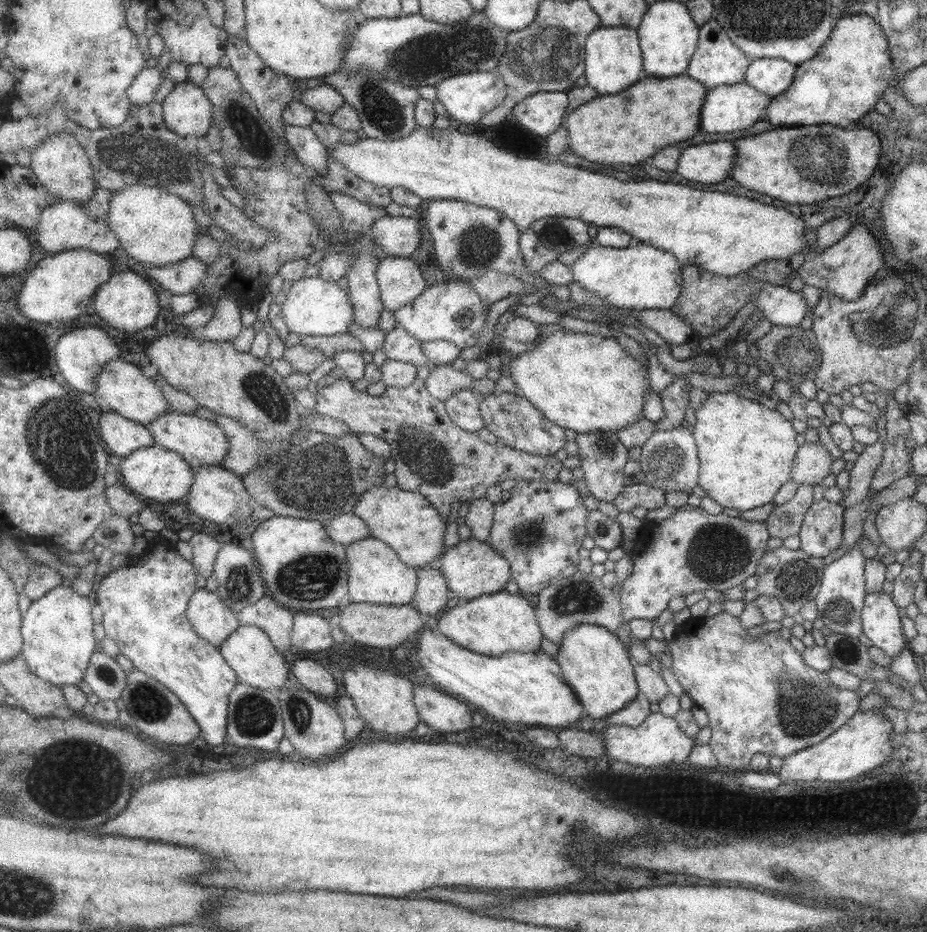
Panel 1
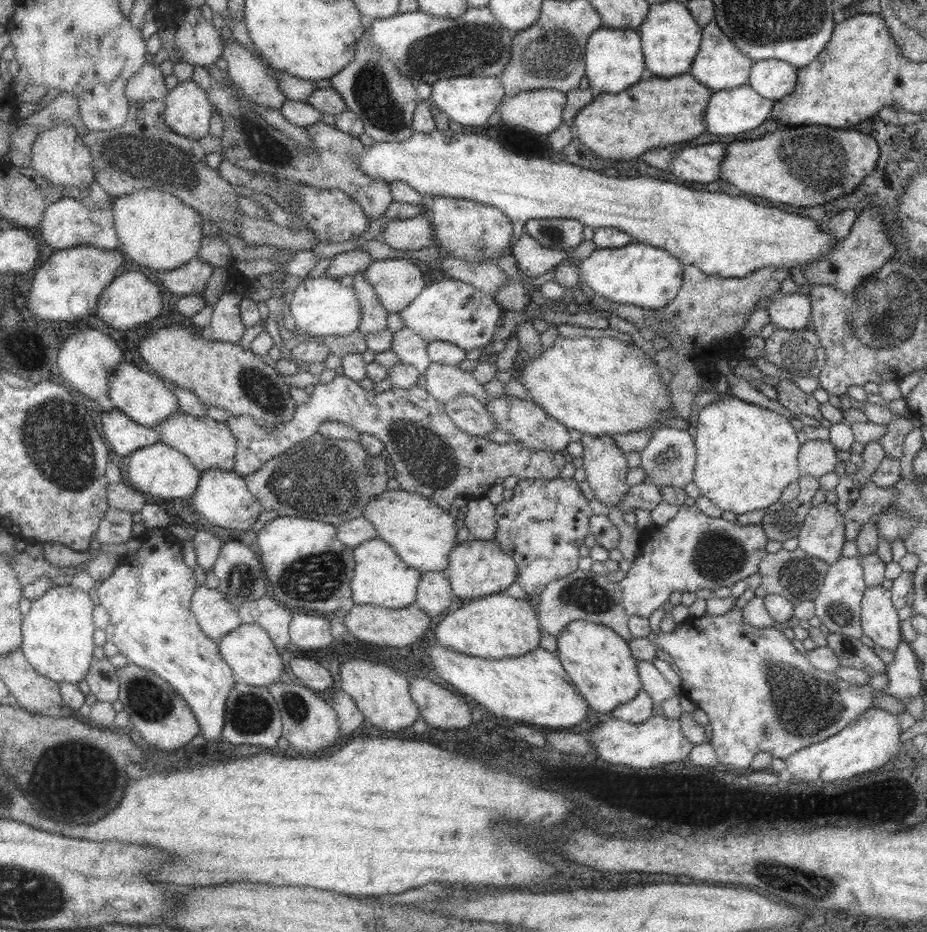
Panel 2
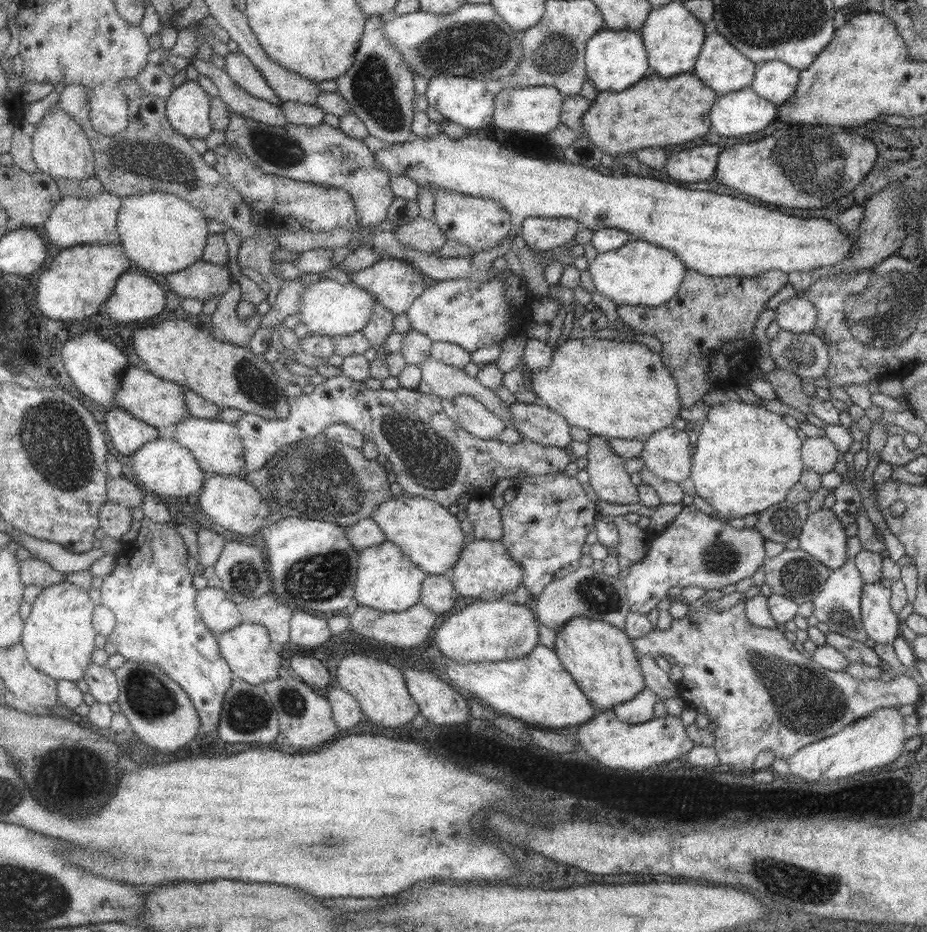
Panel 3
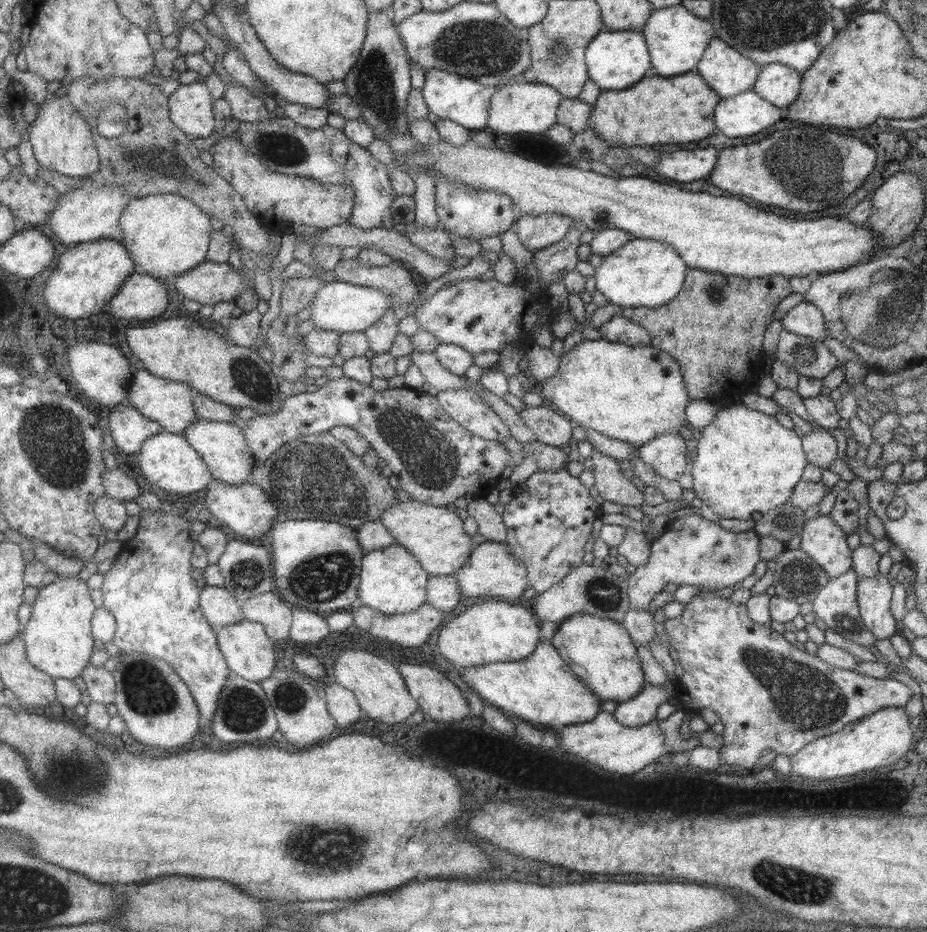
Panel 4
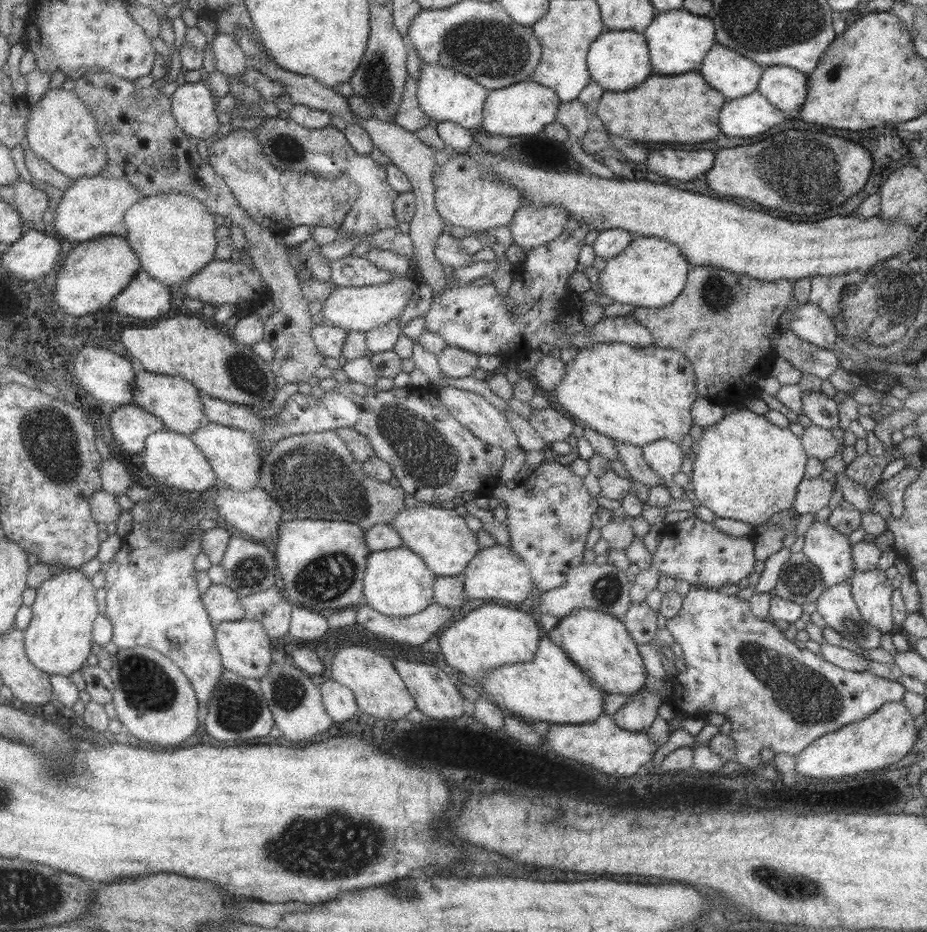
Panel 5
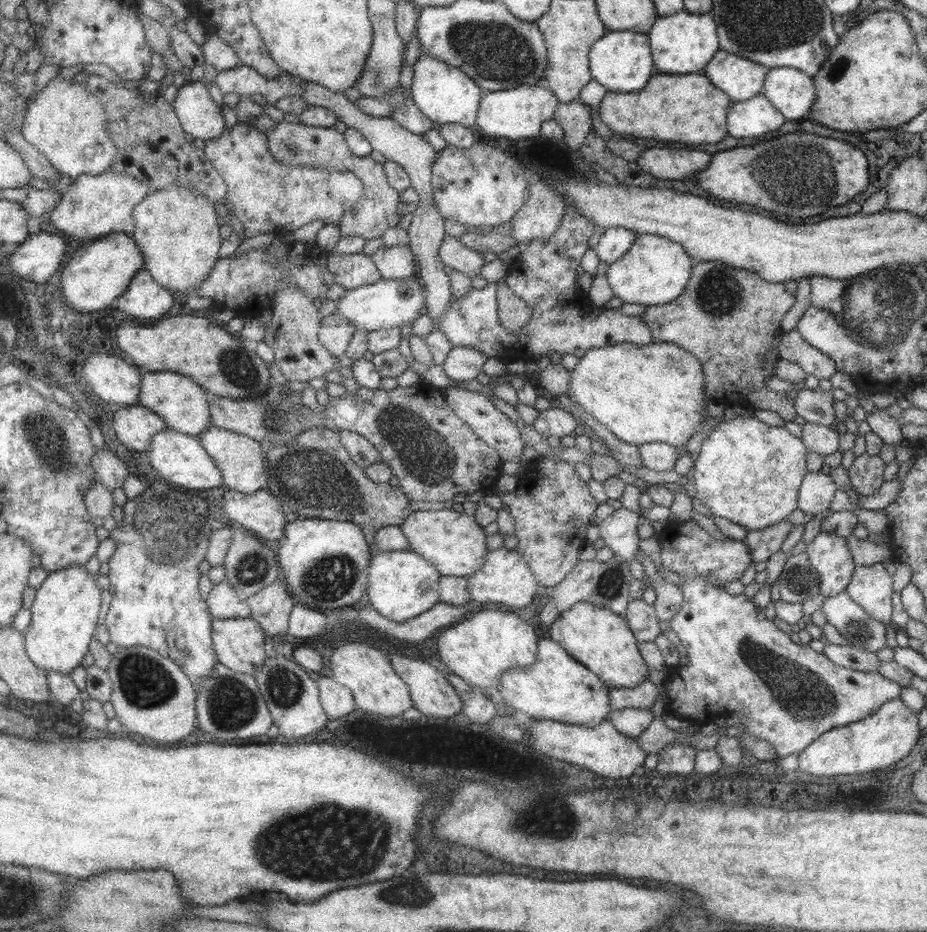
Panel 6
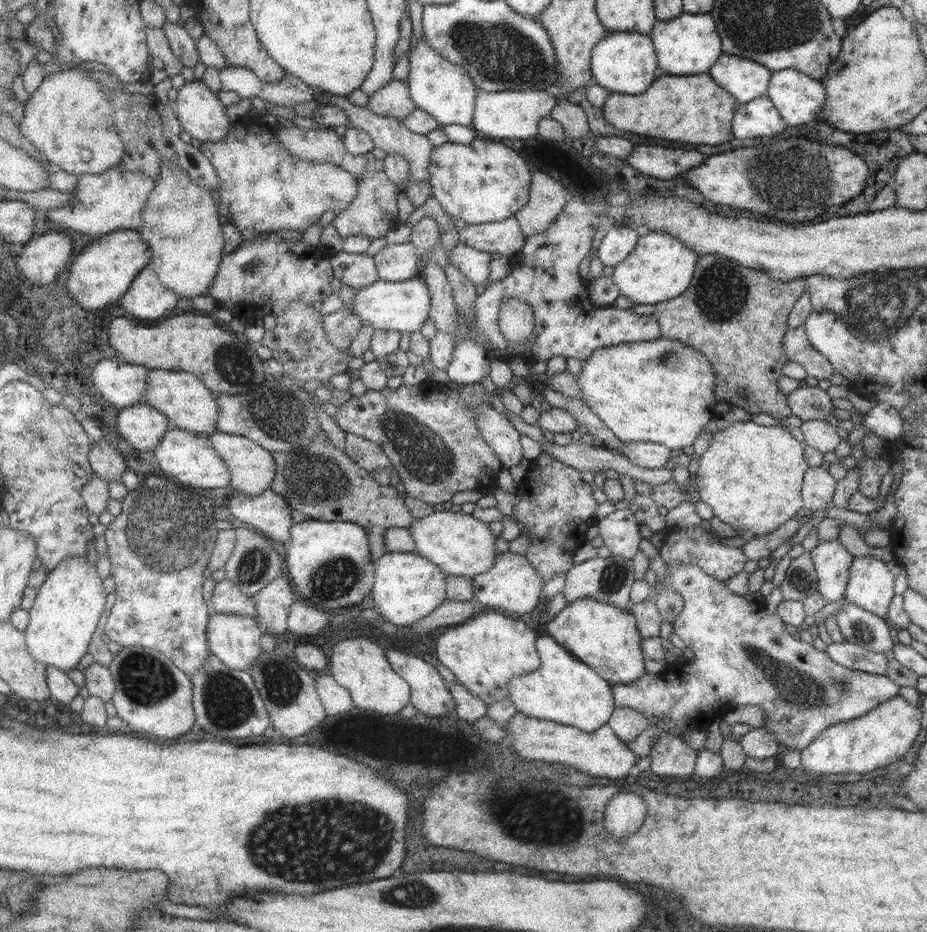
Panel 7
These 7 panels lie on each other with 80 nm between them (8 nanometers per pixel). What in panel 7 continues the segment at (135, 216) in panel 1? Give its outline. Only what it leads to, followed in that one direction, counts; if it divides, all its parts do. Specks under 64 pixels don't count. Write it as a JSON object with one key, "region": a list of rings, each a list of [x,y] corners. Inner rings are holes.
{"region":[[[163,161],[160,164],[160,176],[146,203],[144,225],[140,231],[141,236],[145,239],[145,246],[148,246],[149,252],[151,252],[148,267],[155,272],[161,286],[165,286],[175,294],[190,300],[195,296],[206,294],[209,285],[213,283],[213,277],[217,275],[219,263],[224,255],[224,240],[221,224],[219,224],[219,215],[209,191],[196,185],[186,170],[181,170],[169,161]]]}

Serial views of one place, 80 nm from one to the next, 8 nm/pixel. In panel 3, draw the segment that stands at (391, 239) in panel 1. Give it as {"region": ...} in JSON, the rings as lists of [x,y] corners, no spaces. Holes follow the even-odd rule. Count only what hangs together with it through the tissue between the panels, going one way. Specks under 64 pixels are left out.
{"region":[[[419,217],[407,224],[397,225],[397,229],[392,233],[401,246],[407,246],[429,255],[435,255],[446,242],[445,236],[441,234],[434,220]]]}

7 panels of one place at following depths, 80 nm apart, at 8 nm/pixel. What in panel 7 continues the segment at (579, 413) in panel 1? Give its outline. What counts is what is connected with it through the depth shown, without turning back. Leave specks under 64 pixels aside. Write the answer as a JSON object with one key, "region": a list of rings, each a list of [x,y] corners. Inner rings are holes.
{"region":[[[659,337],[657,340],[621,343],[615,346],[607,346],[594,350],[591,356],[584,361],[580,373],[575,377],[575,382],[577,382],[577,386],[579,386],[579,392],[581,392],[582,395],[581,400],[619,440],[623,442],[651,442],[653,444],[666,446],[669,450],[675,450],[692,445],[693,440],[695,440],[699,432],[703,430],[703,426],[716,415],[714,405],[717,400],[716,395],[713,394],[713,389],[715,389],[715,375],[711,370],[711,363],[708,361],[708,358],[704,354],[701,354],[696,348],[686,345],[680,340]]]}

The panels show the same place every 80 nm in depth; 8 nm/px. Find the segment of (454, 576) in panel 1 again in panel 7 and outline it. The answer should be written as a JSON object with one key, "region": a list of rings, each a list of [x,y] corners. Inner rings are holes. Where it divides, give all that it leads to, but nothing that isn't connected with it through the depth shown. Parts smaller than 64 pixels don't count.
{"region":[[[507,551],[497,553],[493,566],[487,572],[472,577],[472,596],[485,609],[496,608],[503,614],[518,618],[537,606],[543,583],[540,574],[523,555]]]}

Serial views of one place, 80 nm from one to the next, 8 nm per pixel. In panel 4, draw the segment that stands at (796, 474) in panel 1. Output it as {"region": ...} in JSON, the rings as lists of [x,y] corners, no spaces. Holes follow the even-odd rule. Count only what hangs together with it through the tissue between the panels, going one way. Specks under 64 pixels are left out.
{"region":[[[813,427],[802,436],[802,451],[807,463],[827,469],[829,462],[836,458],[835,439],[829,432]]]}

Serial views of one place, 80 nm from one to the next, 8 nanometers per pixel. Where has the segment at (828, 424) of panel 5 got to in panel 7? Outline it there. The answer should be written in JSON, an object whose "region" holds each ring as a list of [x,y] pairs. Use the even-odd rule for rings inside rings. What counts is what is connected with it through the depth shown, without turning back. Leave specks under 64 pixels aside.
{"region":[[[800,386],[787,394],[786,403],[793,416],[799,420],[824,420],[831,414],[831,397],[818,387]]]}

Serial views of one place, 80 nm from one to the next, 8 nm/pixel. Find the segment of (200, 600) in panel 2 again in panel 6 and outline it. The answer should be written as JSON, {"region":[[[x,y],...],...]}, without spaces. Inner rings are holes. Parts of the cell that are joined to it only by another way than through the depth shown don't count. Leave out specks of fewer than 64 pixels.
{"region":[[[227,580],[213,584],[205,602],[208,602],[209,612],[213,619],[245,618],[250,614],[245,598],[241,598]]]}

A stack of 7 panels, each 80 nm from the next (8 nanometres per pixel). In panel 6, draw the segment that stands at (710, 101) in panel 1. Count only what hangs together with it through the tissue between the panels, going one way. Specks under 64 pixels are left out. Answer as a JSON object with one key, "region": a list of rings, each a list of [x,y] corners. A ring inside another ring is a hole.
{"region":[[[757,94],[749,100],[735,102],[731,101],[726,114],[727,134],[733,138],[753,138],[767,132],[777,130],[784,122],[784,116],[763,96]]]}

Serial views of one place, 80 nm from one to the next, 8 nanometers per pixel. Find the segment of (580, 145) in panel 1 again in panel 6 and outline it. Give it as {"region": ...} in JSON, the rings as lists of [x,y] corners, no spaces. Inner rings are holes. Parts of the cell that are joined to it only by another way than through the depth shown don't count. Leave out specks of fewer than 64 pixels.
{"region":[[[655,72],[637,94],[607,91],[598,114],[613,132],[639,138],[657,138],[687,144],[715,144],[727,134],[726,114],[730,98],[703,74],[670,75]]]}

